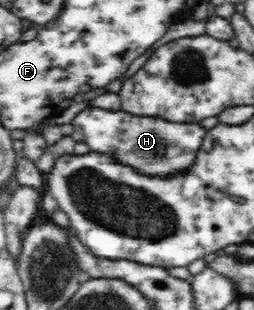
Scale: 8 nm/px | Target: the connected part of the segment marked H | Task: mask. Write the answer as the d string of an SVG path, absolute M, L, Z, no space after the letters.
M87 107L72 119L71 136L77 142L84 142L90 151L116 151L124 163L140 167L144 175L160 175L160 171L180 171L192 163L196 147L200 147L200 135L204 129L198 123L170 123L162 118L137 116L124 110L106 110Z

